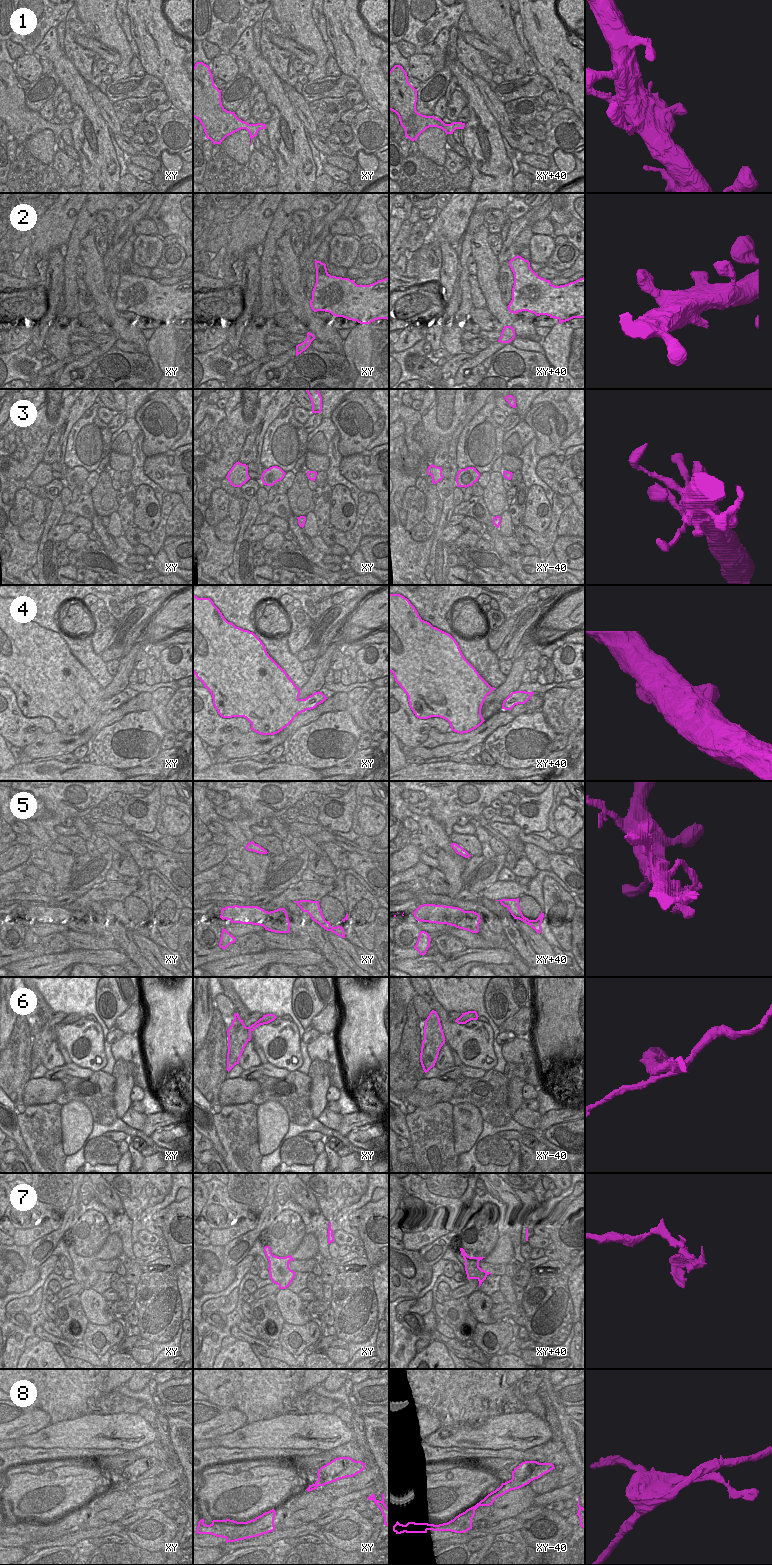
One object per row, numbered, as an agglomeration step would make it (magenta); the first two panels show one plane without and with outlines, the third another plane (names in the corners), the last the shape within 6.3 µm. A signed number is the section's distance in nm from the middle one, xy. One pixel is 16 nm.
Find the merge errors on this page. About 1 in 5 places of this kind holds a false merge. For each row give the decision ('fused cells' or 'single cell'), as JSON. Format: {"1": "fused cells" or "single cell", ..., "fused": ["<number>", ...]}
{"1": "single cell", "2": "single cell", "3": "single cell", "4": "single cell", "5": "single cell", "6": "fused cells", "7": "single cell", "8": "fused cells", "fused": ["6", "8"]}

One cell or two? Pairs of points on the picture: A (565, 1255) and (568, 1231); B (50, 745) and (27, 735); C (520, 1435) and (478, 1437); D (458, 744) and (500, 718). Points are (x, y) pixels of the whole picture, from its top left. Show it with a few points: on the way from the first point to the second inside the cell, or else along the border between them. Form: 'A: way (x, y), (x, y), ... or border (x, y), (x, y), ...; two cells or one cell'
A: way (565, 1249), (567, 1237); one cell
B: border (55, 730), (38, 728), (37, 737), (22, 749); two cells
C: way (510, 1435), (488, 1436); one cell
D: way (468, 741), (484, 732), (490, 726); one cell

